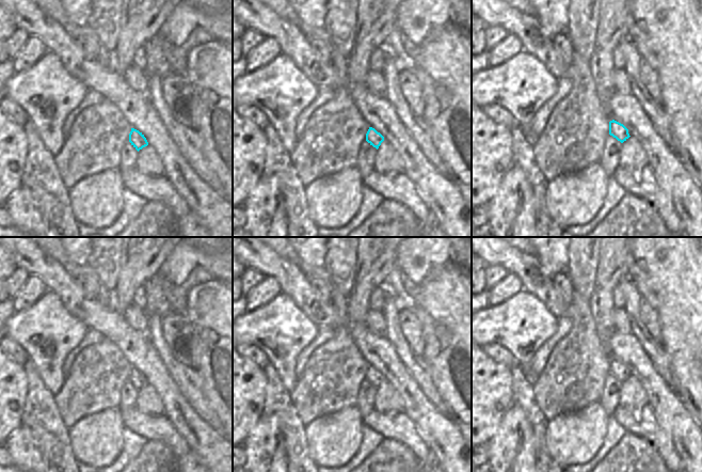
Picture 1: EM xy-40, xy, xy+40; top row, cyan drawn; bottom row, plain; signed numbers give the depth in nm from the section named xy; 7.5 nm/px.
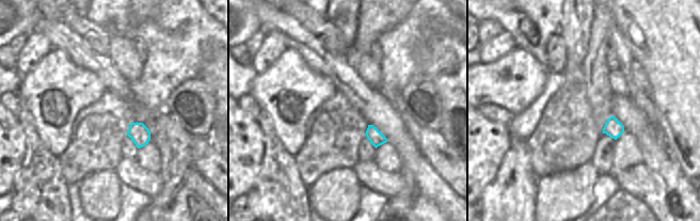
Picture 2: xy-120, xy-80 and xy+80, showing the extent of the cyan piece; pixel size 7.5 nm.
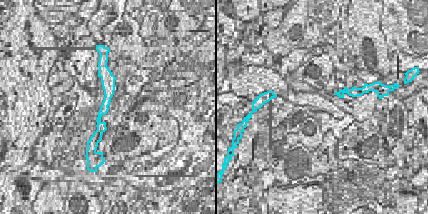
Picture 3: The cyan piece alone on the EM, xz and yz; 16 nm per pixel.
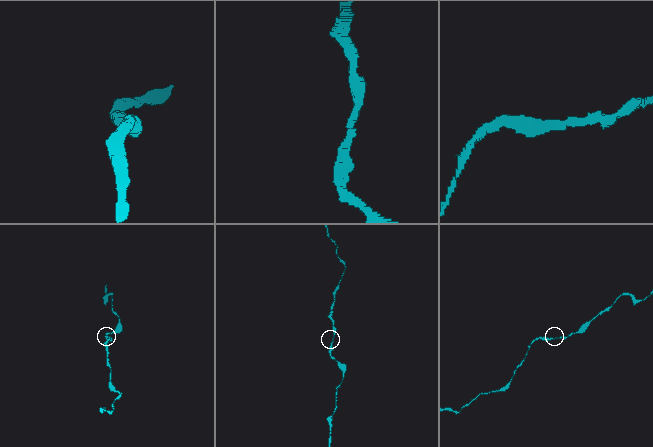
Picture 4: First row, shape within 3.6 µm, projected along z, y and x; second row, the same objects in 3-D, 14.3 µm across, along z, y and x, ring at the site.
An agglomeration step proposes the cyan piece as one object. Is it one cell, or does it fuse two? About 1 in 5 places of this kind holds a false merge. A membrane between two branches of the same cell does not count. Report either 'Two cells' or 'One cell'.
One cell

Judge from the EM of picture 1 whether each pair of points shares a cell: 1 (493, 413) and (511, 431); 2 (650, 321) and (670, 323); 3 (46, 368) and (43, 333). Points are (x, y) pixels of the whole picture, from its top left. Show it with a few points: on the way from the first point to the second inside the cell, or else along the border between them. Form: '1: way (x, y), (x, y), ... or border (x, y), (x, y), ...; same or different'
1: border (511, 404), (498, 424), (496, 431), (487, 441); different
2: border (642, 302), (650, 305), (657, 315), (661, 345); different
3: way (51, 359), (58, 348), (52, 339); same

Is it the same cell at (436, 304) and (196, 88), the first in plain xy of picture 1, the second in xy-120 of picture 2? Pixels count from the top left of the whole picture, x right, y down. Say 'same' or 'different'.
different

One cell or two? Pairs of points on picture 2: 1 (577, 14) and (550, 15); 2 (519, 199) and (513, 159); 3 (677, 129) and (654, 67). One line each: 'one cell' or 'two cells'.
1: two cells
2: one cell
3: one cell

